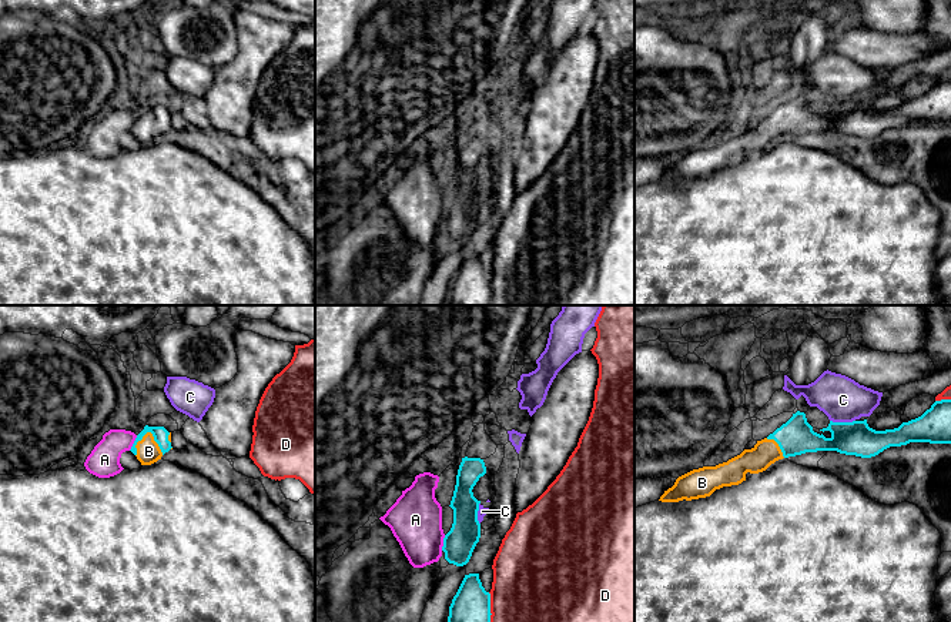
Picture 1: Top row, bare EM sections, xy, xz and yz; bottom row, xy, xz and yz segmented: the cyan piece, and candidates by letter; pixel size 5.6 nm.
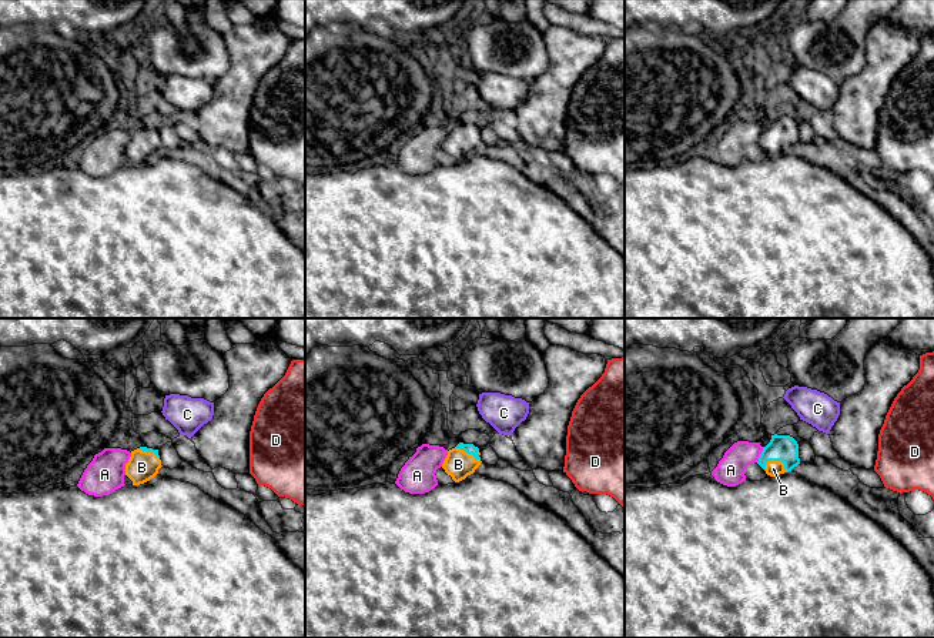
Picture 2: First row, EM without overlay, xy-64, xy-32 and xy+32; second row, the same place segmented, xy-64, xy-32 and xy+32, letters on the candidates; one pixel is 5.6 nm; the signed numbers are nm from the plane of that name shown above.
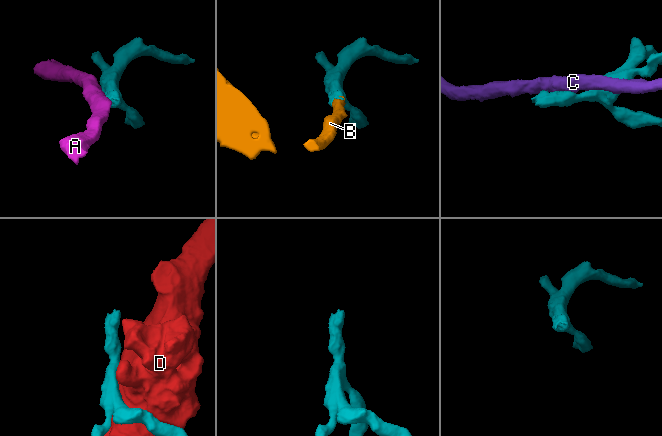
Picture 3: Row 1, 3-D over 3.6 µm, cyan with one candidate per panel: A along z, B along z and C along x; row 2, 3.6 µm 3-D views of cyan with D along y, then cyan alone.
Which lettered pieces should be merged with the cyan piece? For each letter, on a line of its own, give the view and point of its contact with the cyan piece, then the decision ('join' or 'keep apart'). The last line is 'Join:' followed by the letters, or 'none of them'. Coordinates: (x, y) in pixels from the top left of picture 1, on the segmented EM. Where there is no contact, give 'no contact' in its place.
A: meets cyan in xy at (134, 442); keep apart
B: meets cyan in xy at (153, 435); join
C: meets cyan in yz at (843, 422); keep apart
D: meets cyan in xz at (489, 607); keep apart
Join: B

